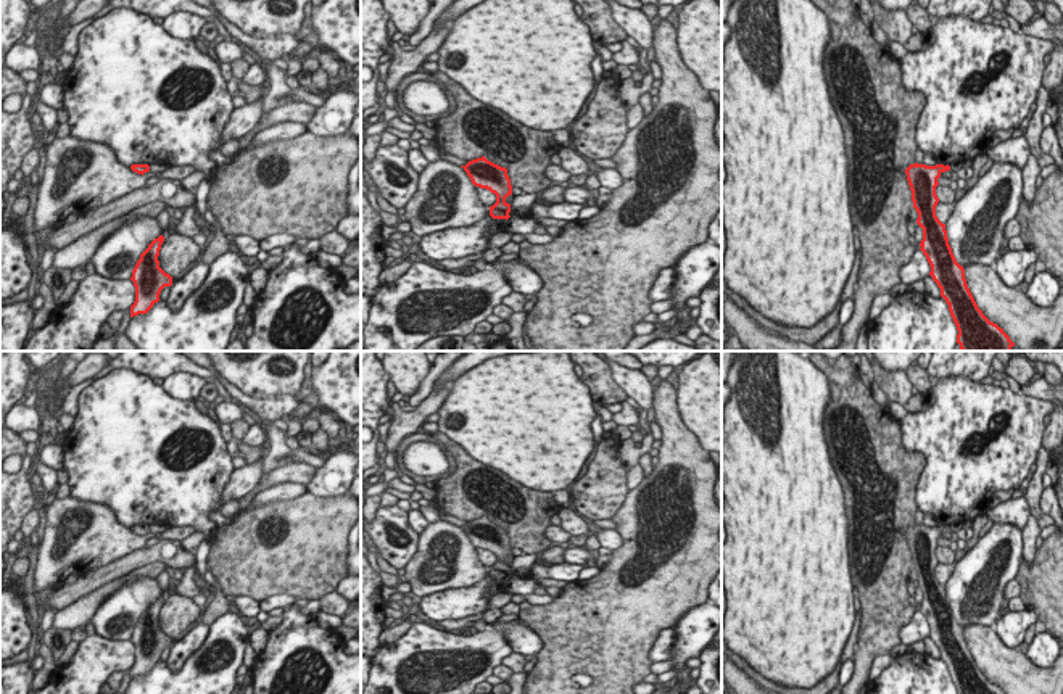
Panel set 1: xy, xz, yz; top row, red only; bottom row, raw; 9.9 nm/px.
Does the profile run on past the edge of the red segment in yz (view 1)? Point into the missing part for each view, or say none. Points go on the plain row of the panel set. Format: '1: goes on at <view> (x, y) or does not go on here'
1: does not go on here

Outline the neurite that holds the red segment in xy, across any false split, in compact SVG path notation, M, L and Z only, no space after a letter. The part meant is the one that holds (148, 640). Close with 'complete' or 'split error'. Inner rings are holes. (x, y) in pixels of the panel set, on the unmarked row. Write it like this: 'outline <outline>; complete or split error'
outline M163 596L155 599L140 615L132 631L135 662L130 667L130 678L147 675L159 662L161 651L172 646L172 638L159 628L158 622L163 602Z; complete

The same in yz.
outline M910 525L905 530L912 551L913 568L918 573L916 585L923 589L920 610L926 617L929 636L941 649L941 657L949 665L950 676L958 694L1005 694L997 684L991 683L978 668L960 626L949 605L945 585L936 576L939 559L936 556L937 539L950 527Z; complete

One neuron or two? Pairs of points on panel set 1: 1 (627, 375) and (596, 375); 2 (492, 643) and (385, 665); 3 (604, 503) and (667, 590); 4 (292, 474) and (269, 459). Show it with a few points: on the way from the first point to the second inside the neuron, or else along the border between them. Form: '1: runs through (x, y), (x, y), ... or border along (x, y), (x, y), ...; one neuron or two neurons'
1: border along (609, 367), (611, 379), (627, 396); two neurons
2: runs through (466, 649), (416, 651), (411, 654); one neuron
3: border along (628, 491), (622, 506), (609, 519); two neurons
4: border along (292, 461), (272, 469), (263, 479); two neurons

